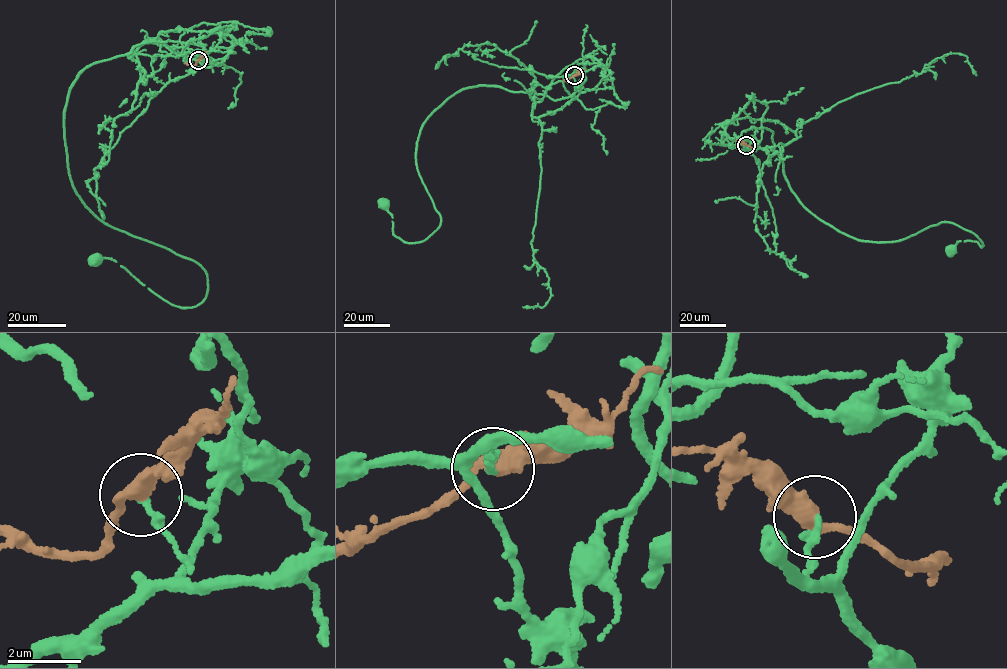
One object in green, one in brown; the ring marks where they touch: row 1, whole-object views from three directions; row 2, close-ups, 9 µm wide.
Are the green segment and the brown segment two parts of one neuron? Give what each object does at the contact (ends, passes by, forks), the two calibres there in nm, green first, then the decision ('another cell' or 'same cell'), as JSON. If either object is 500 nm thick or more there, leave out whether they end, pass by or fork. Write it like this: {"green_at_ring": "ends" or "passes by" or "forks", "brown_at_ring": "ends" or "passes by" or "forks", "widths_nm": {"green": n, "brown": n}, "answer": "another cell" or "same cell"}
{"green_at_ring": "ends", "brown_at_ring": "passes by", "widths_nm": {"green": 130, "brown": 400}, "answer": "same cell"}

